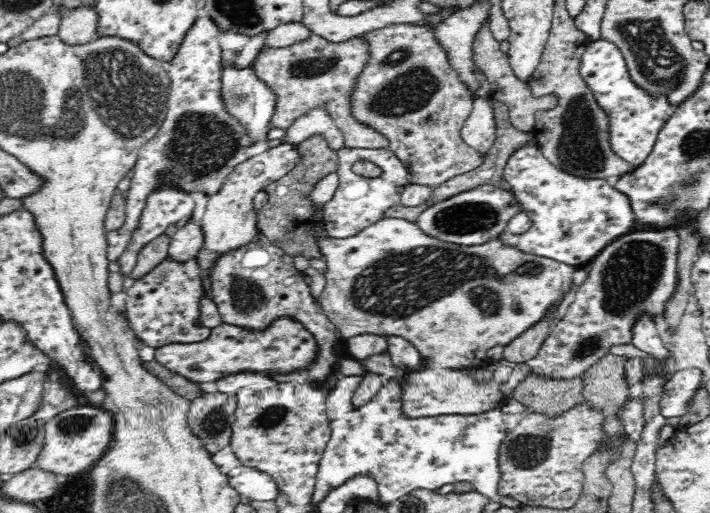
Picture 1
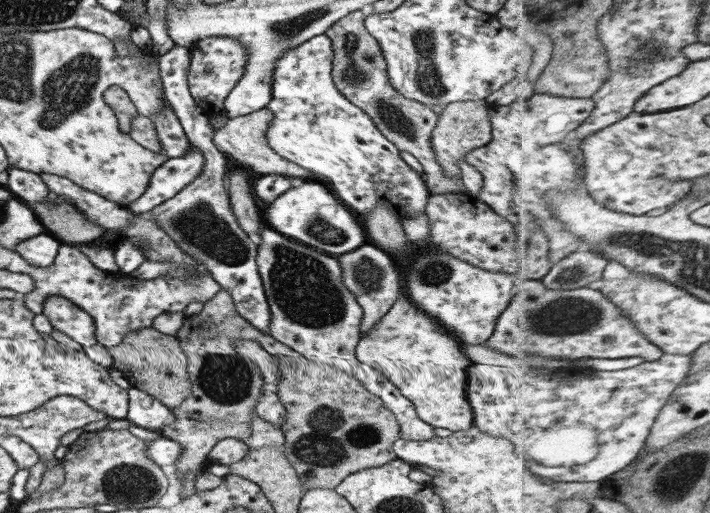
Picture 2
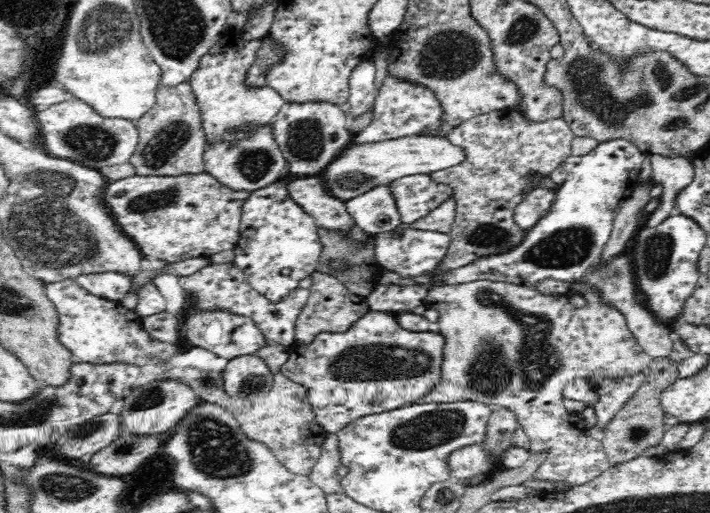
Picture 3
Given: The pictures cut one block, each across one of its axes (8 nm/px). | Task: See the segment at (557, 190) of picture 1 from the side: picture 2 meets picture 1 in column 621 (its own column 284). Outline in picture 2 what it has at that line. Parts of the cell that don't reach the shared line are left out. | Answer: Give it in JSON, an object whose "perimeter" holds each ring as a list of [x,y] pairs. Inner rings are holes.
{"perimeter":[[[322,181],[297,183],[259,209],[261,222],[281,236],[311,246],[331,256],[349,252],[367,241],[349,209],[343,206]]]}

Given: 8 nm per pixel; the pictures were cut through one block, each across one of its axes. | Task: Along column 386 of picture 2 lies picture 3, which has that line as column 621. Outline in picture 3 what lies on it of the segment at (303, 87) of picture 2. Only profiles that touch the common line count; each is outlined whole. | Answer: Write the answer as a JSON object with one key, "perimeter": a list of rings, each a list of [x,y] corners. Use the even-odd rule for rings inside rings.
{"perimeter":[[[626,139],[601,142],[591,153],[584,156],[572,155],[561,164],[567,172],[567,177],[565,182],[556,188],[550,212],[531,229],[526,230],[524,242],[504,254],[482,257],[472,264],[452,269],[443,276],[441,284],[455,286],[462,282],[492,281],[534,289],[537,288],[538,283],[546,279],[571,283],[582,280],[594,269],[594,266],[599,264],[602,251],[605,249],[613,229],[613,219],[619,211],[620,205],[628,200],[632,191],[639,186],[638,176],[645,157],[646,154],[638,151],[638,147]]]}

